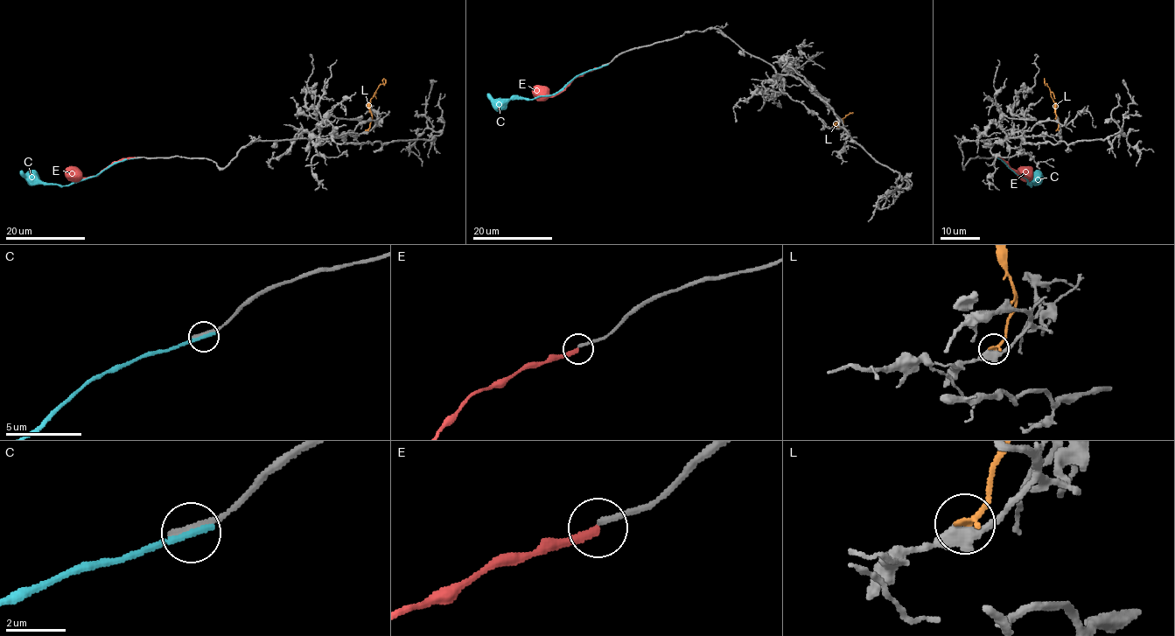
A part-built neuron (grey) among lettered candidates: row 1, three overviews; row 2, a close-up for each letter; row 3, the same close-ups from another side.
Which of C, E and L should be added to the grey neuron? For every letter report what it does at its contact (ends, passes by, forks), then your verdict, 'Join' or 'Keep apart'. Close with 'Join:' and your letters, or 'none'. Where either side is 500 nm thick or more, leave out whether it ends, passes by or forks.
C: It ends there. Keep apart
E: It ends there. Keep apart
L: It ends there. Keep apart
Join: none

